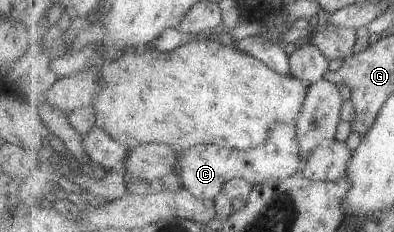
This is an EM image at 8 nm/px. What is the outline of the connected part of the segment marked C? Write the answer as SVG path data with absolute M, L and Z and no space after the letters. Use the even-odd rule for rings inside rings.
M278 122L266 144L252 150L232 150L216 145L200 145L180 153L179 185L188 188L194 196L202 199L217 199L224 186L233 179L248 180L252 186L260 186L274 180L286 180L303 173L306 167L302 160L298 125L294 122Z

